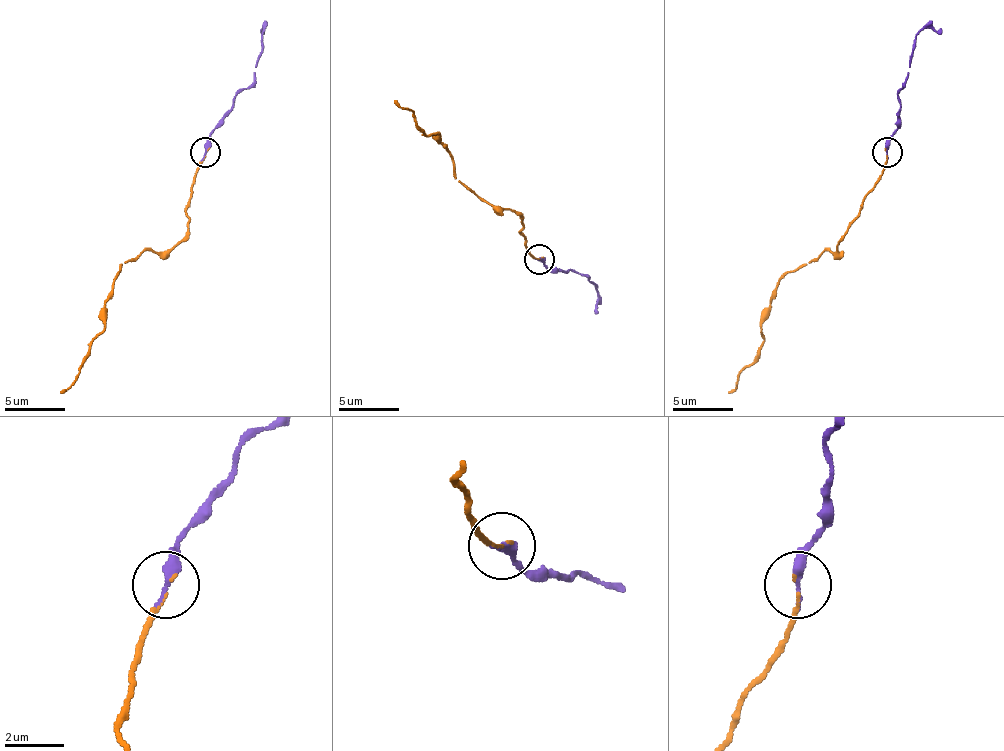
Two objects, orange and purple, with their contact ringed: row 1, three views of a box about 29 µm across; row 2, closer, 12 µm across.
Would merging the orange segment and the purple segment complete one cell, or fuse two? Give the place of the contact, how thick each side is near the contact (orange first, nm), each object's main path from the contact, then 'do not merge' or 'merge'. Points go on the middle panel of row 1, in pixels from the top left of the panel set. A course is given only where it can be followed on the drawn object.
place (539, 259); calibres 60 and 360 nm; course orange (538, 259), (520, 232), (523, 220), (478, 199), (439, 132), (426, 135), (393, 99); course purple (538, 259), (590, 281), (599, 296), (599, 314); merge

